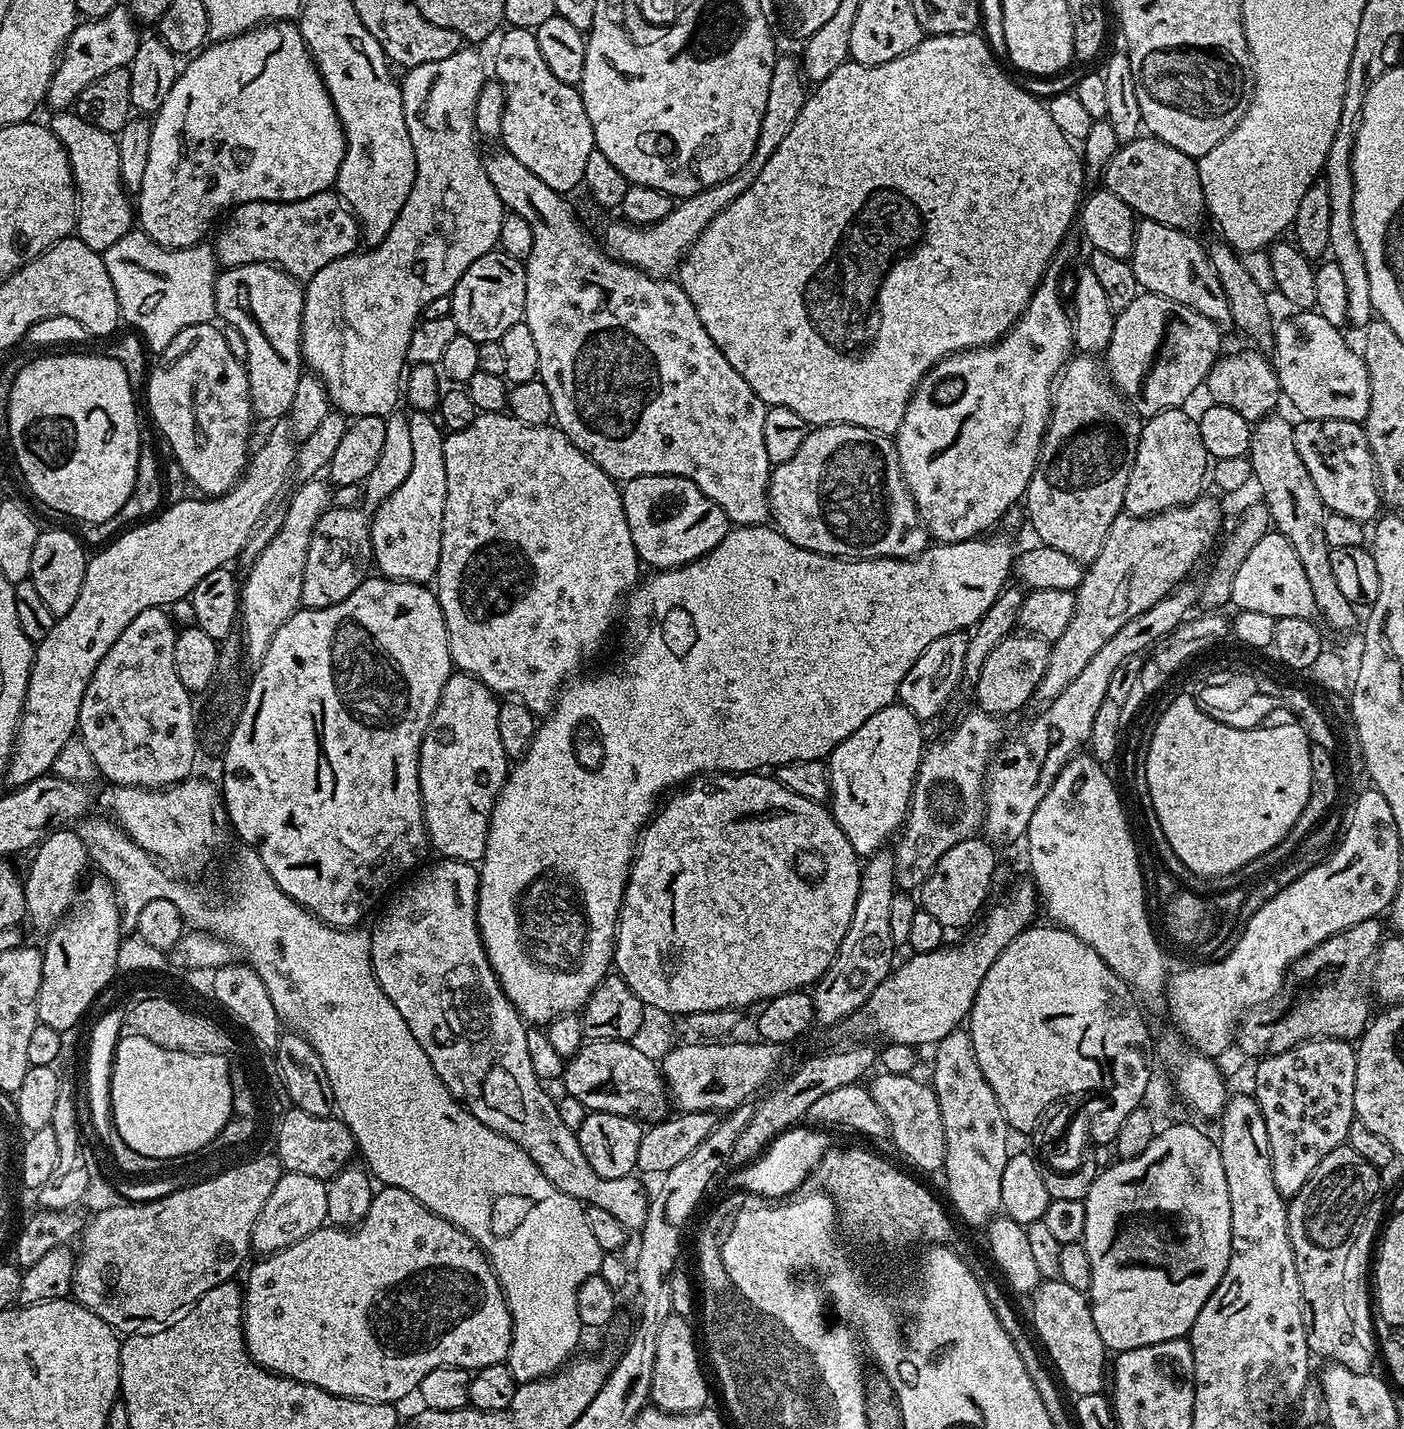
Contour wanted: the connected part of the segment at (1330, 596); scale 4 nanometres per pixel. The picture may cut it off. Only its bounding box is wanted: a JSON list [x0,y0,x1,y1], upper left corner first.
[1247,413,1359,630]

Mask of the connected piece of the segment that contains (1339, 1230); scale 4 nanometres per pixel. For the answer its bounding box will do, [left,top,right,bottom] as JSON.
[1287,1146,1386,1372]

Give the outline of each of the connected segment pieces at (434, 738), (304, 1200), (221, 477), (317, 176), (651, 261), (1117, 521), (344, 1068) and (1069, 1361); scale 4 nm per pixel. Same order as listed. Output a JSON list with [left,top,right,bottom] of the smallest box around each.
[[418,671,510,864],[251,1172,328,1254],[148,323,254,498],[138,20,344,248],[602,55,808,278],[1035,498,1220,702],[79,815,602,1382],[1030,1278,1106,1397]]

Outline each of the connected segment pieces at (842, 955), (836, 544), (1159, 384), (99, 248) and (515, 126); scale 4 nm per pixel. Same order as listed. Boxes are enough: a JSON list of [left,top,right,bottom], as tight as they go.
[[811,850,898,1026],[768,424,930,560],[1106,294,1221,417],[50,110,134,254],[496,27,596,194]]

